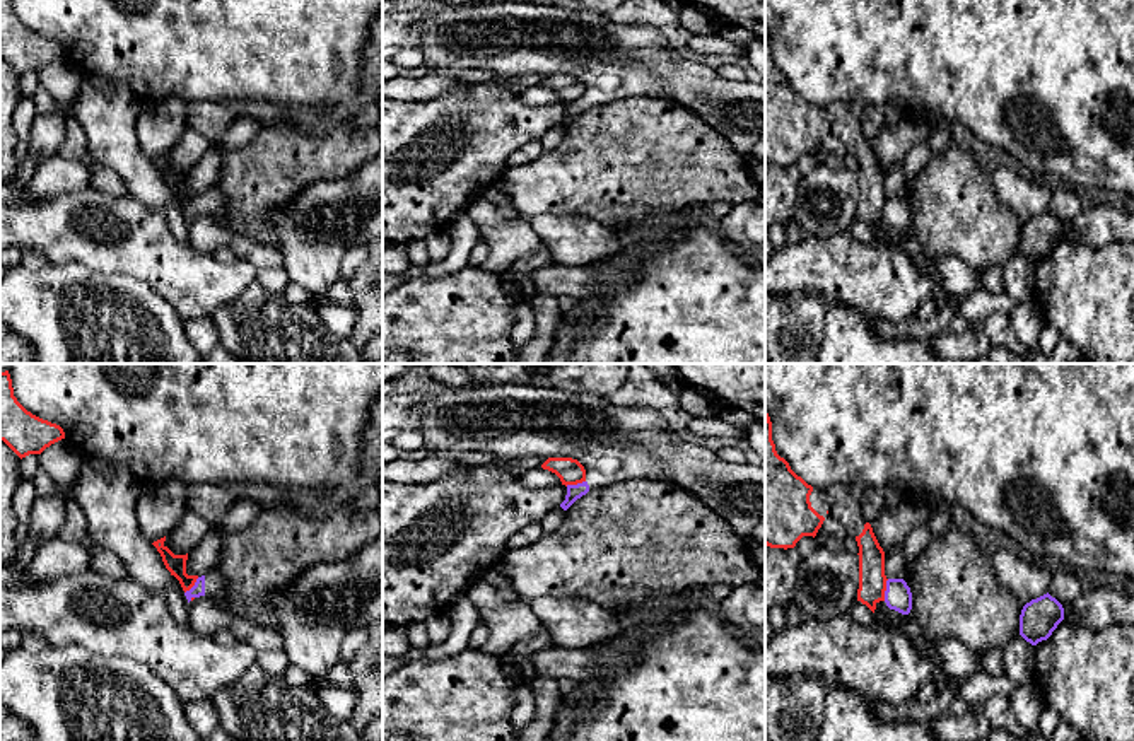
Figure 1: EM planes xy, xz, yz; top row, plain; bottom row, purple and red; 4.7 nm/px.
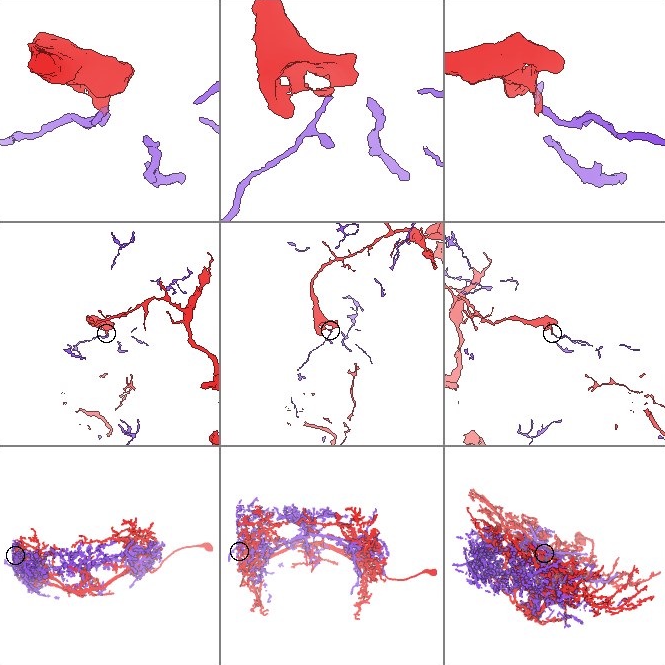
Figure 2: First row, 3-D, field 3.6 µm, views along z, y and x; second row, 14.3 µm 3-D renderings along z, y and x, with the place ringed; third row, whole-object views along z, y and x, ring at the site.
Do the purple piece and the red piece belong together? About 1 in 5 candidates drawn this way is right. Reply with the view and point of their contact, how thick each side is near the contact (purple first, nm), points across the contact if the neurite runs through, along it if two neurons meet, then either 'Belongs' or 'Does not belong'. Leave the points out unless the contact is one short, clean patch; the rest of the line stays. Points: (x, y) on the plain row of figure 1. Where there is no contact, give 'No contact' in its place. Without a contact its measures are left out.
Touches purple at yz (887, 207). Thickness 130 nm (purple) against 130 nm. Does not belong

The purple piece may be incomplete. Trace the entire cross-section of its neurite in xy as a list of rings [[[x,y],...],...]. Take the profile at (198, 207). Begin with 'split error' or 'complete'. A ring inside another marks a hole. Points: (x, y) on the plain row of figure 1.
split error | [[[210,186],[205,193],[198,195],[195,203],[184,210],[188,220],[193,215],[205,213],[207,217],[220,217],[229,207],[227,196],[219,186]]]

